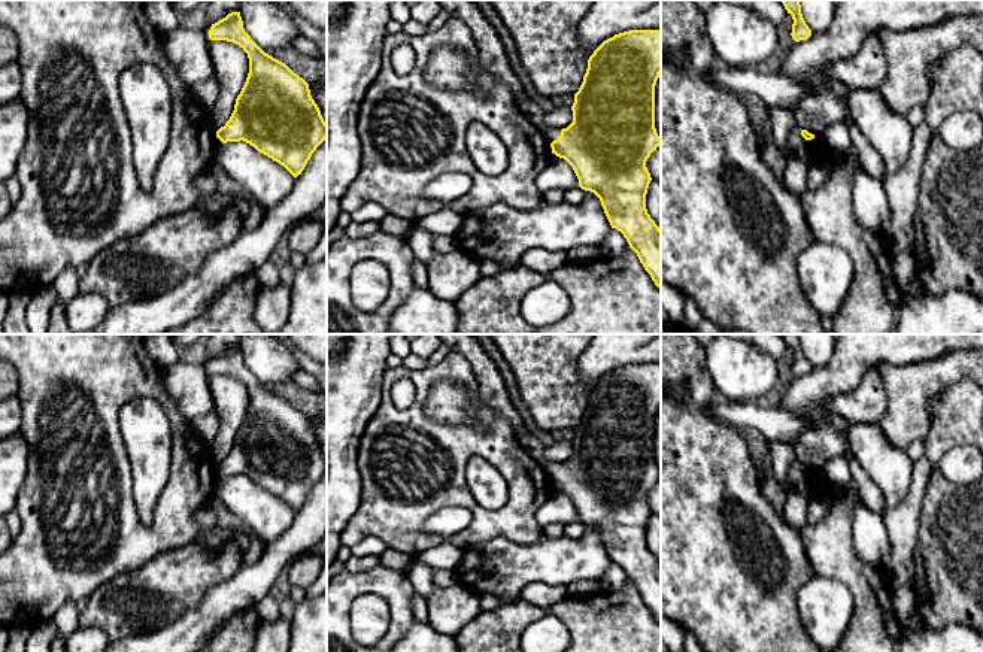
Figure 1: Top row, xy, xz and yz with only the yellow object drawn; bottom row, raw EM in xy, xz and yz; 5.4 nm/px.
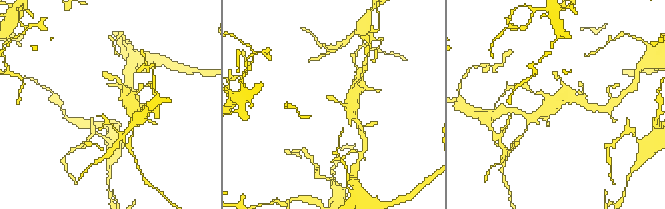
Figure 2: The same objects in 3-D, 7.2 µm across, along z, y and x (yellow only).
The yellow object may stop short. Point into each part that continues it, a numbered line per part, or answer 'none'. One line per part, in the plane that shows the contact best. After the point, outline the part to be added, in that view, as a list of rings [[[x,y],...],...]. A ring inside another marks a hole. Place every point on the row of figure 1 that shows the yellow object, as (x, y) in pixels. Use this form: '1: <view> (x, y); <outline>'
1: xz (527, 106); [[[525,93],[516,97],[519,110],[530,122],[552,143],[561,134],[559,128],[552,128],[544,124],[544,112]]]

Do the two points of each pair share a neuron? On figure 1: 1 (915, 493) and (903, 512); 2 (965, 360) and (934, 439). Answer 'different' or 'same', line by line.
1: same
2: different

